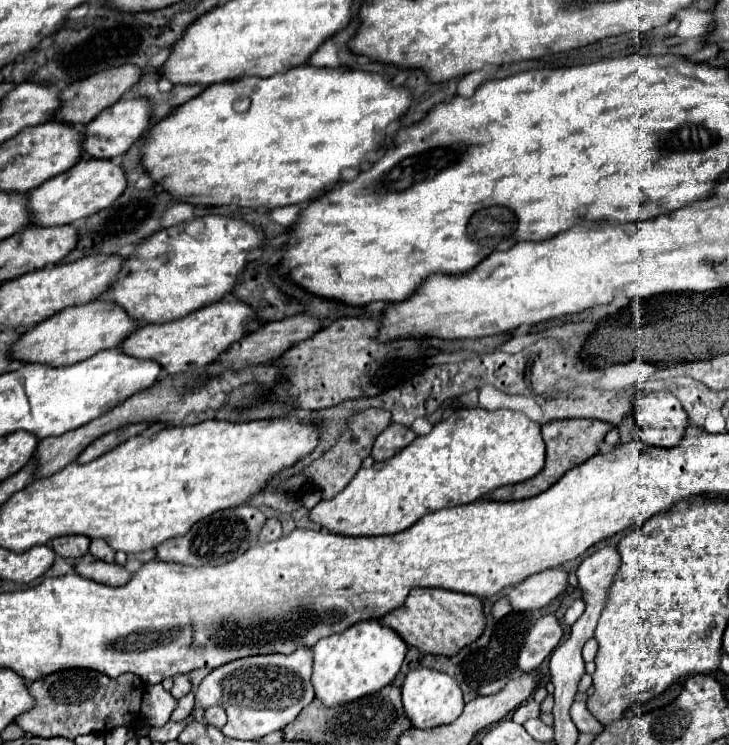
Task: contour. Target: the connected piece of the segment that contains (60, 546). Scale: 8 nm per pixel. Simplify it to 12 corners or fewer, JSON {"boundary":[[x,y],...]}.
{"boundary":[[59,536],[51,542],[63,558],[89,552],[87,536]]}

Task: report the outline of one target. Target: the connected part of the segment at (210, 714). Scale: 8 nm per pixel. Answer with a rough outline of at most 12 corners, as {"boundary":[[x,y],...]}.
{"boundary":[[223,706],[207,708],[207,724],[223,728],[227,722]]}

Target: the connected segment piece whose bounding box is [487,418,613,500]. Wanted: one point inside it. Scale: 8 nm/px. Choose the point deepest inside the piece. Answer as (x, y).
(569, 443)

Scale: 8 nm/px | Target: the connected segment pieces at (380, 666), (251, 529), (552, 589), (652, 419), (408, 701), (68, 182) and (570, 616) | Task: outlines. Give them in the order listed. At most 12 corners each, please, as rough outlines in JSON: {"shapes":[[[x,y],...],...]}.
{"shapes":[[[363,620],[313,646],[315,696],[337,706],[391,684],[407,644]],[[247,504],[219,510],[159,544],[187,566],[231,562],[267,518]],[[551,568],[515,586],[515,610],[539,610],[567,588],[567,572]],[[671,392],[637,394],[635,438],[675,446],[689,416]],[[411,670],[403,690],[415,728],[451,724],[465,706],[459,682]],[[79,160],[27,192],[31,224],[63,226],[115,202],[125,174]],[[577,600],[565,612],[565,624],[573,624],[585,610],[585,604]]]}

